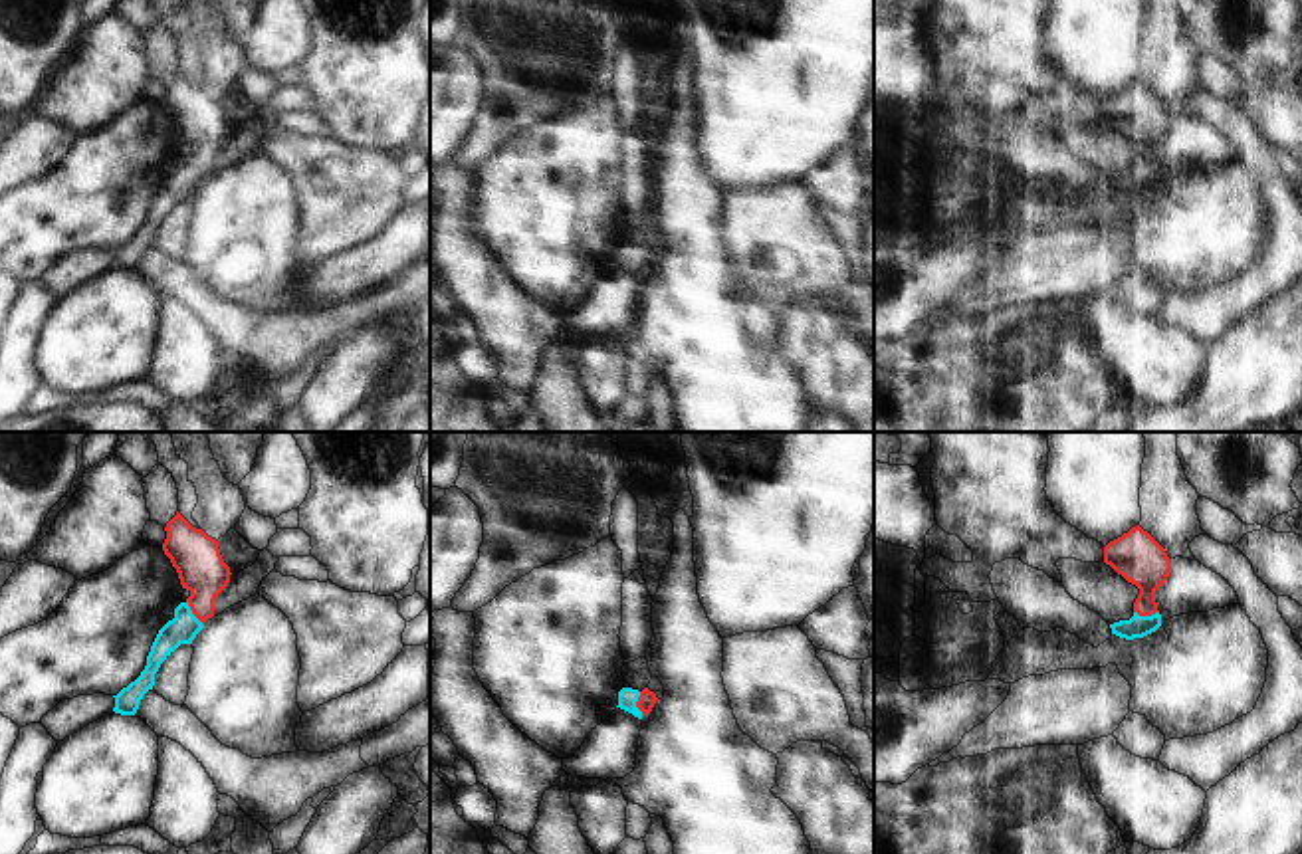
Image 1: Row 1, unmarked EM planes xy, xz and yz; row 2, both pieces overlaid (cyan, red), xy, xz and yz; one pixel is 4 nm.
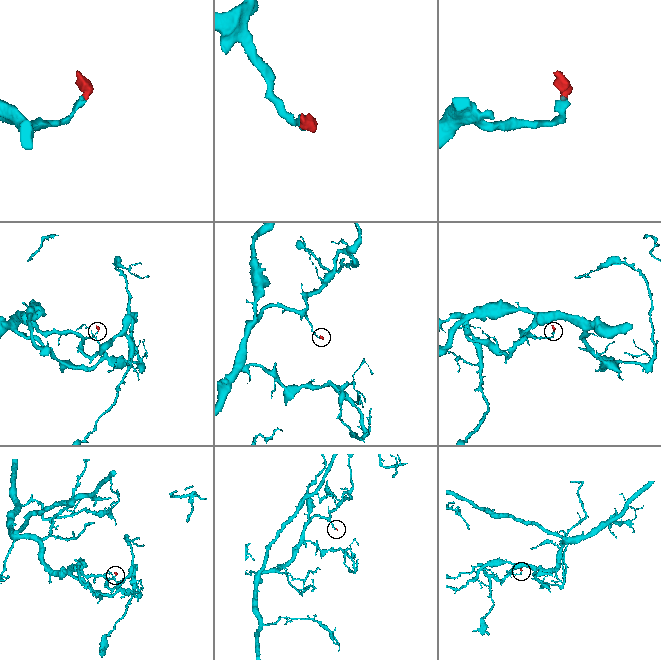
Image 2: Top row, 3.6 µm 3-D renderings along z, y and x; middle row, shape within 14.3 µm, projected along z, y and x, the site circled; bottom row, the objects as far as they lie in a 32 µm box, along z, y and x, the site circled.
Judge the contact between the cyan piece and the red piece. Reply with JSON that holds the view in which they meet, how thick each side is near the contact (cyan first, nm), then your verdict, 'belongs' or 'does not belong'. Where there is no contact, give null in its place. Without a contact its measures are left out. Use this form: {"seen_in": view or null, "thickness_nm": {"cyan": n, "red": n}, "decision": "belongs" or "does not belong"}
{"seen_in": "xz", "thickness_nm": {"cyan": 80, "red": 70}, "decision": "belongs"}

